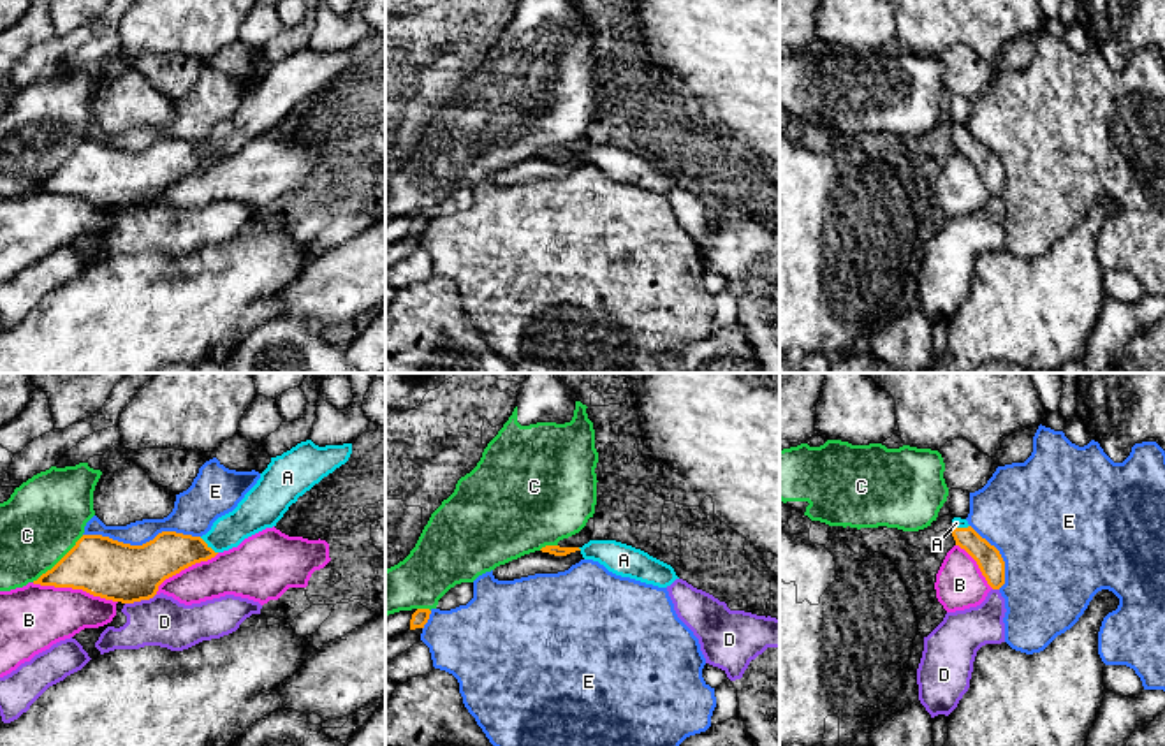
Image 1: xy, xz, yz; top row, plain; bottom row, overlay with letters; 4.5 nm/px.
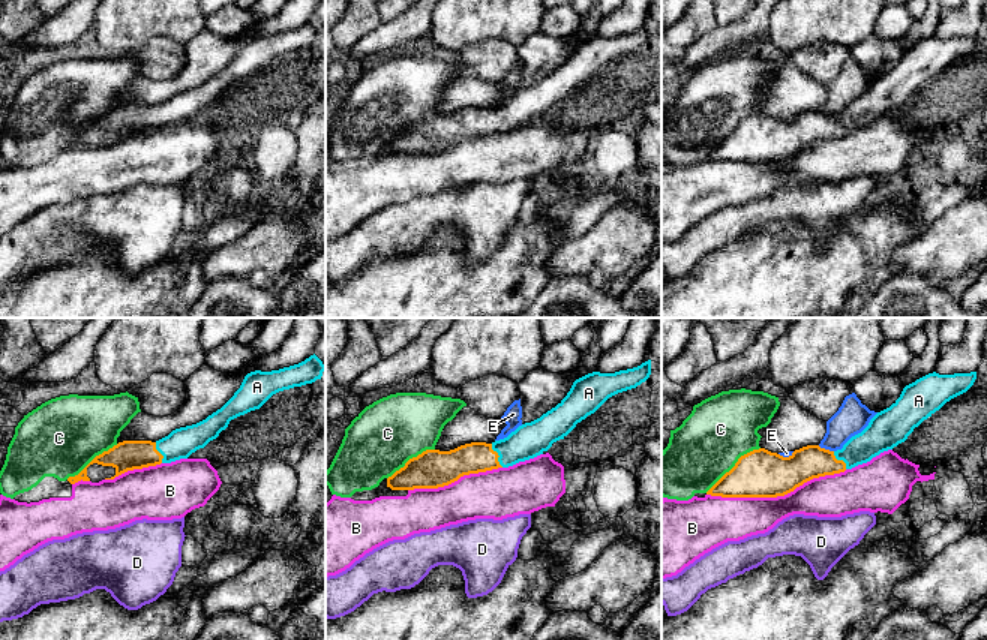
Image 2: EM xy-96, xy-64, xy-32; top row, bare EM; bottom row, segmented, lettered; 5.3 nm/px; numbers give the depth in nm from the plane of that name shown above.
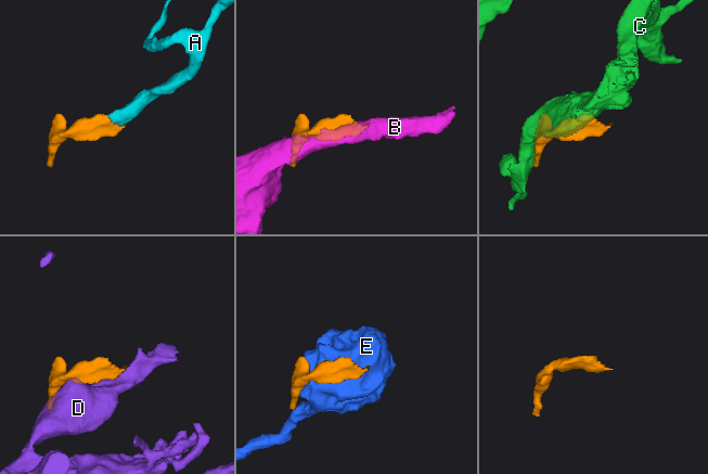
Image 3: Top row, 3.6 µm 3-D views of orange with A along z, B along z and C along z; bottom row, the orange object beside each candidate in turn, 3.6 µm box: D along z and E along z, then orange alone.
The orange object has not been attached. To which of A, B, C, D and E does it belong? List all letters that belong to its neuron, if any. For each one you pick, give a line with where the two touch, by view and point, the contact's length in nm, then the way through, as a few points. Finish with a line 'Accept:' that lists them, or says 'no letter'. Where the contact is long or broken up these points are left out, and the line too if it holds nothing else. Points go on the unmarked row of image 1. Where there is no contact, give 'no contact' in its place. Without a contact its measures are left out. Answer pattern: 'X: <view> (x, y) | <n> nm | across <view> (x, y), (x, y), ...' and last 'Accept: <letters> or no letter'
A: xy (206, 150) | 120 nm | across xy (169, 159), (206, 150), (252, 120)
Accept: A

